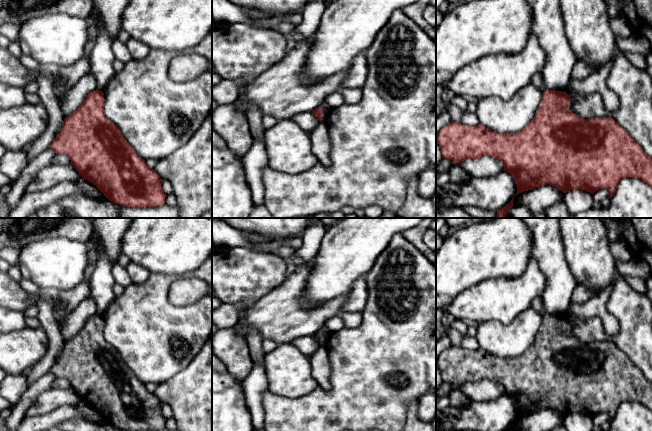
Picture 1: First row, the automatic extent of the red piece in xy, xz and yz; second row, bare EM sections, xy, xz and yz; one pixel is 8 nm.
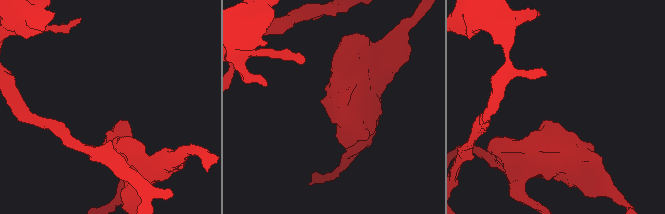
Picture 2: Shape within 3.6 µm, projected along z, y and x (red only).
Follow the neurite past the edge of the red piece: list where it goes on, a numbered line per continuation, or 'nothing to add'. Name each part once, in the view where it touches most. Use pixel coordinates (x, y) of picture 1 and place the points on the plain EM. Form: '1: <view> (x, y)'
nothing to add

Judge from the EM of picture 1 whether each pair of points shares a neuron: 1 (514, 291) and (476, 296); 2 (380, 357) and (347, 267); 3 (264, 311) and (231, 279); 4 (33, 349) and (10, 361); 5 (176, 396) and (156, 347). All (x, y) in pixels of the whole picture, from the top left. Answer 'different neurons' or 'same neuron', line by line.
1: same neuron
2: different neurons
3: different neurons
4: same neuron
5: different neurons

